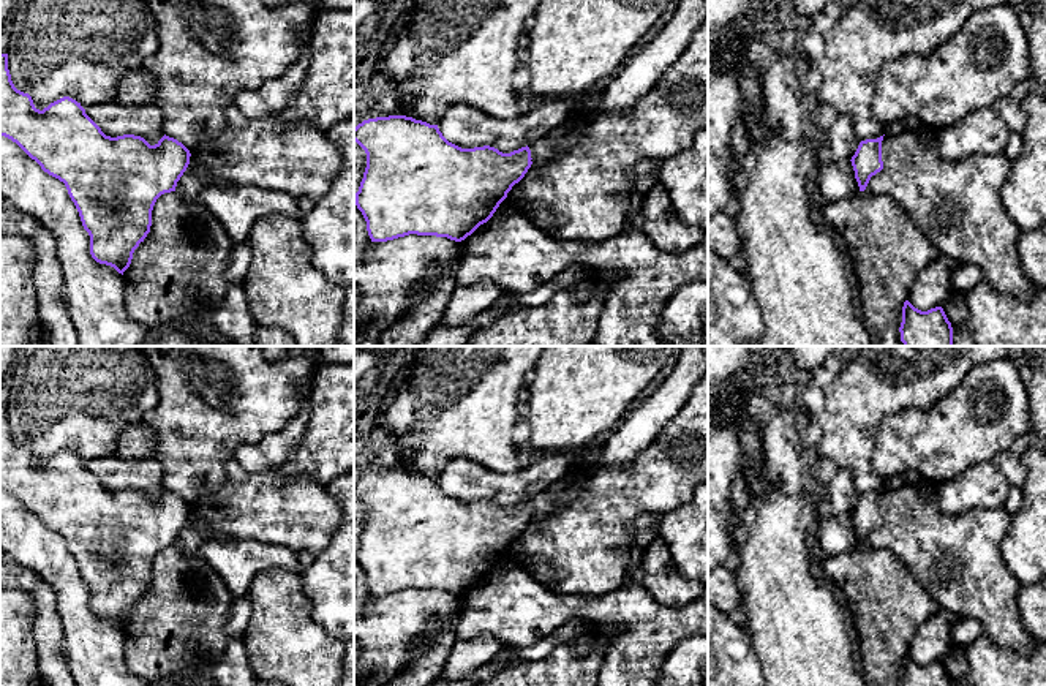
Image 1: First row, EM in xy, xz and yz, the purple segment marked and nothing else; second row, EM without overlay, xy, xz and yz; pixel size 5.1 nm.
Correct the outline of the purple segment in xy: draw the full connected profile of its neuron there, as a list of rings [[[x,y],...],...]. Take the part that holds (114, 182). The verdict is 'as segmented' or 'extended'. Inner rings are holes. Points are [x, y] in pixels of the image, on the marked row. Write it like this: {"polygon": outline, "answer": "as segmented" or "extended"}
{"polygon": [[[0,54],[0,136],[16,142],[44,172],[65,183],[90,236],[92,258],[122,275],[150,232],[156,199],[175,191],[191,156],[182,142],[166,134],[155,145],[134,134],[106,136],[81,103],[70,96],[36,109],[32,96],[14,87],[8,54]]], "answer": "as segmented"}

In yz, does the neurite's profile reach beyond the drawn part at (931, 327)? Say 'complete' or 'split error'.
complete

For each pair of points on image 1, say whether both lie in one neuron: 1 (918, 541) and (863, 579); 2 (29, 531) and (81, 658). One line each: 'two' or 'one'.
1: two
2: one

